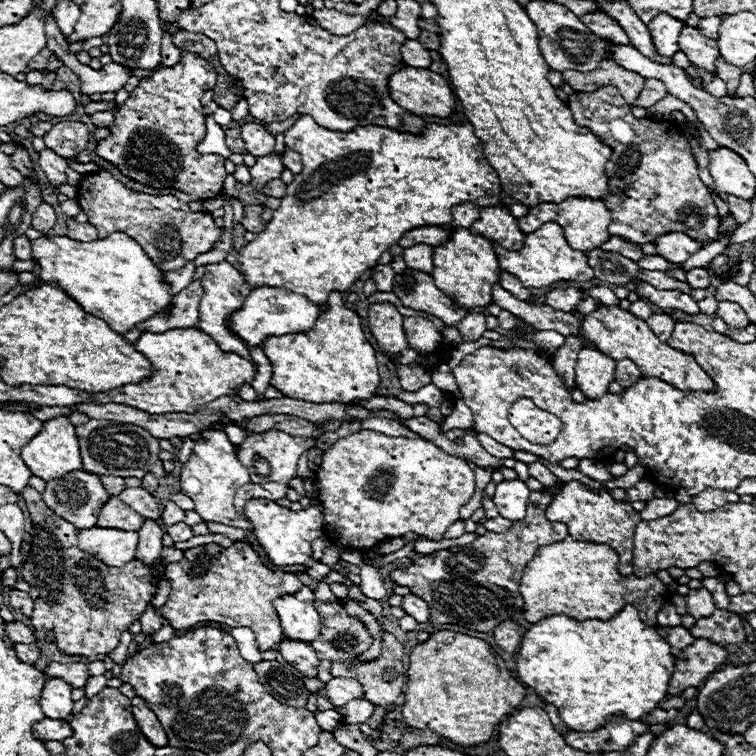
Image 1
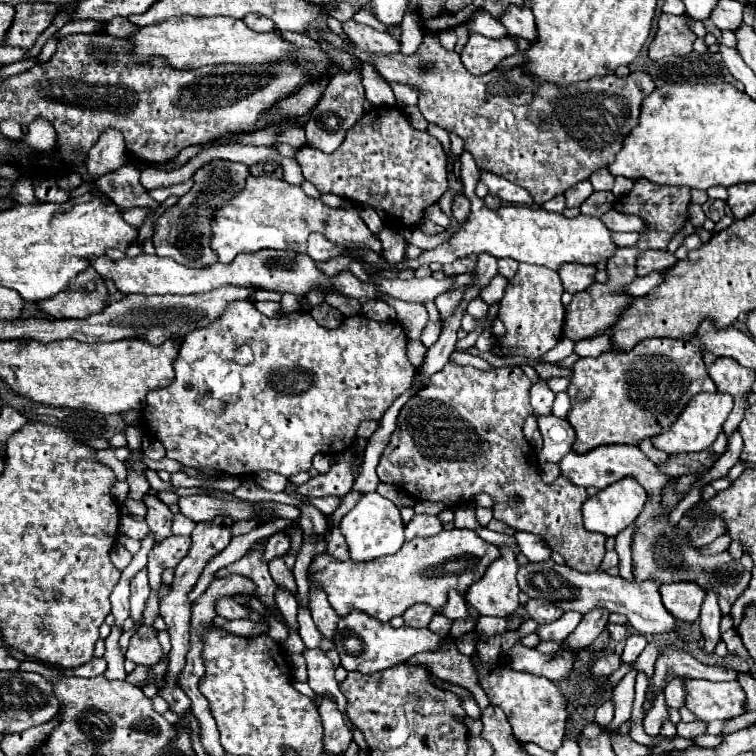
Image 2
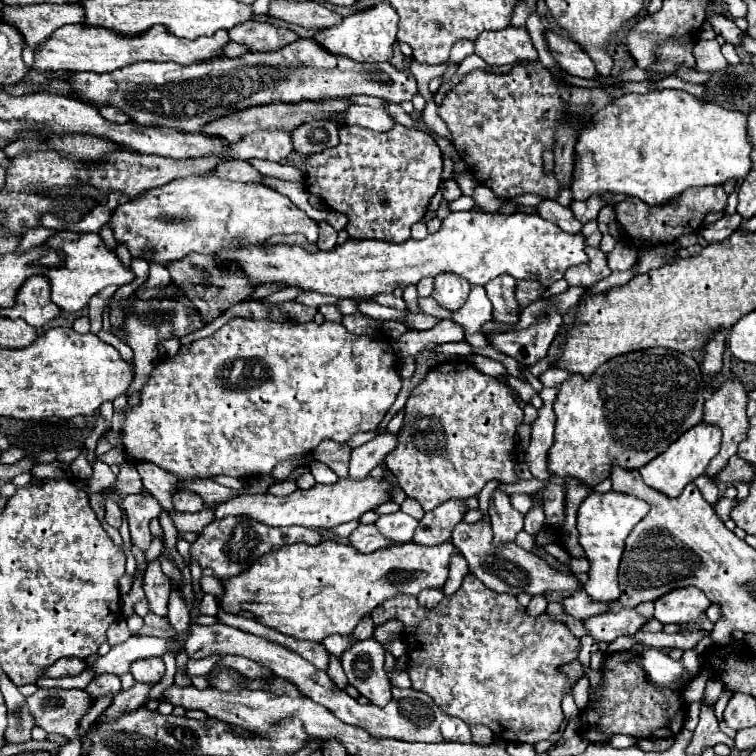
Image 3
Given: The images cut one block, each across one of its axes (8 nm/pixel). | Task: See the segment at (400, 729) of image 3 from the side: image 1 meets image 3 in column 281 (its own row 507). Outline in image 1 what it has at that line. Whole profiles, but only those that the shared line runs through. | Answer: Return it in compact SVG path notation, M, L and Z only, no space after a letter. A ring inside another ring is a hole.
M652 498L646 502L646 508L640 512L642 520L656 520L662 516L668 516L678 508L678 502L674 498Z

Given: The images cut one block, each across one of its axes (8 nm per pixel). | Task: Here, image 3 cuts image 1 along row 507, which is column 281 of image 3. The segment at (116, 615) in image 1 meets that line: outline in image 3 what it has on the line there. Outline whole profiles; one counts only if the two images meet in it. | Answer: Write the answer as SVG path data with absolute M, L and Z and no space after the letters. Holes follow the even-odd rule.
M252 20L252 22L246 22L246 24L234 26L230 30L230 38L234 42L248 44L254 52L278 50L278 48L298 40L298 36L292 30L278 28L278 26L272 26L268 22L260 22L260 20Z

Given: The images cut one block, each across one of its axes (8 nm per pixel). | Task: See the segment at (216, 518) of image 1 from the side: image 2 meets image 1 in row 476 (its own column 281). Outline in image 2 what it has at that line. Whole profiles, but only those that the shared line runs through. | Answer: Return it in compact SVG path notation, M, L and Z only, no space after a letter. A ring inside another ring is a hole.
M268 174L250 176L246 186L234 198L218 204L212 214L210 248L218 254L222 264L230 264L242 252L256 252L262 248L306 252L310 232L320 232L344 248L356 246L382 252L380 240L372 236L368 226L360 220L356 208L332 210L324 202L308 198L300 186L292 186Z

